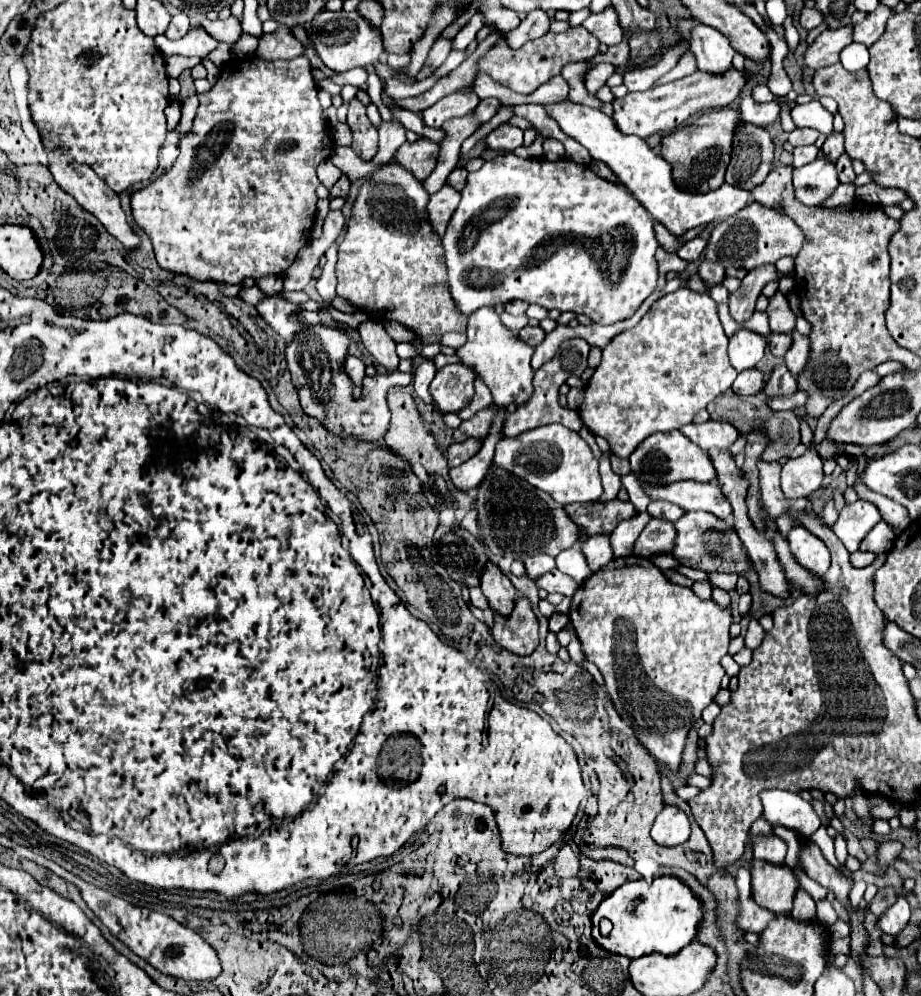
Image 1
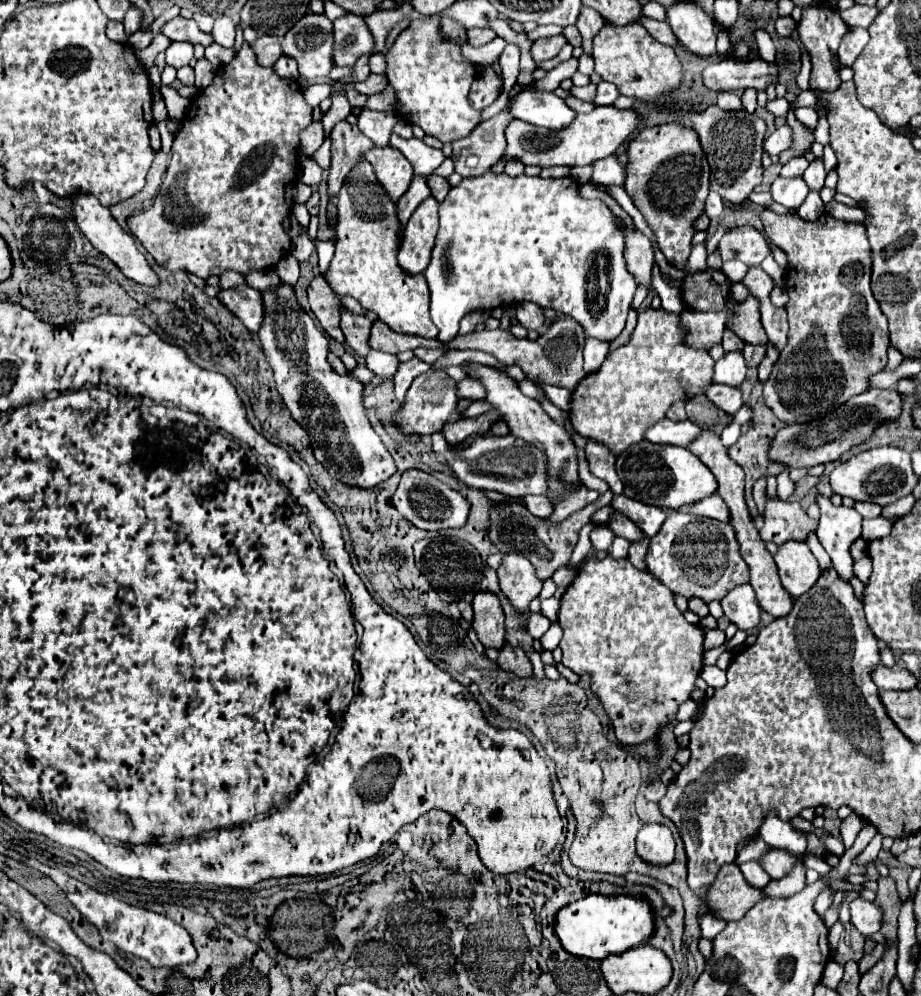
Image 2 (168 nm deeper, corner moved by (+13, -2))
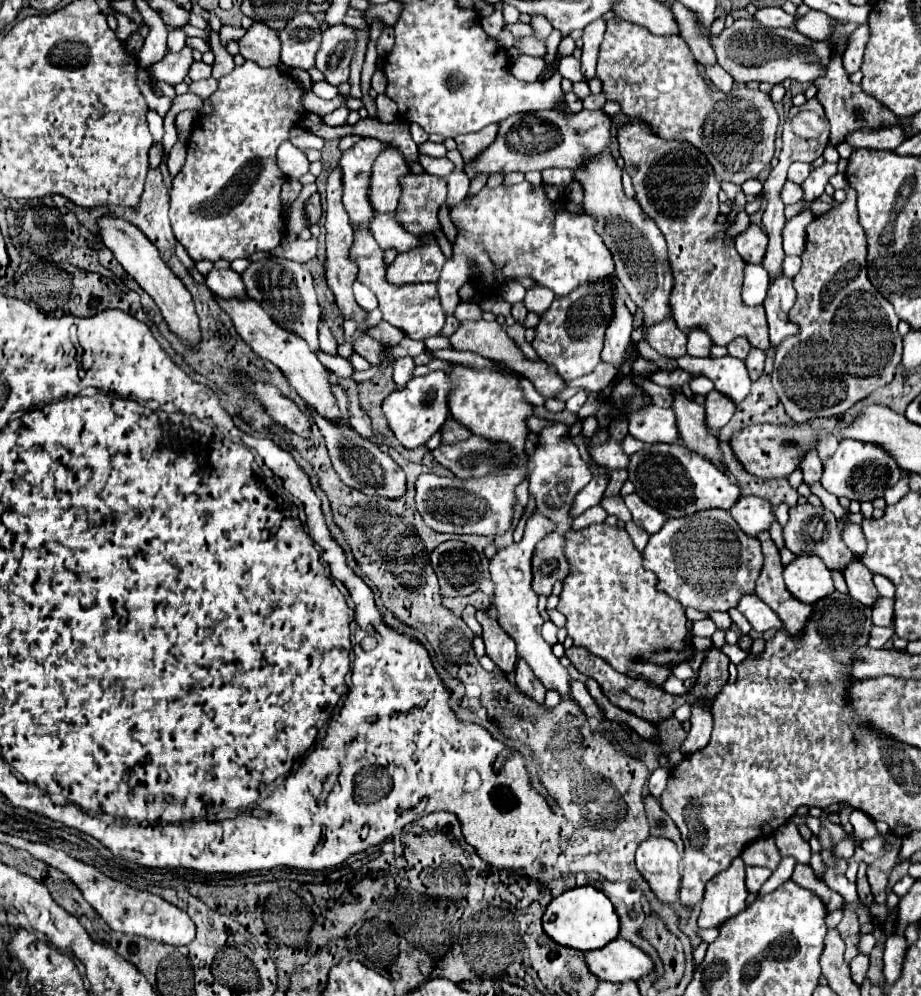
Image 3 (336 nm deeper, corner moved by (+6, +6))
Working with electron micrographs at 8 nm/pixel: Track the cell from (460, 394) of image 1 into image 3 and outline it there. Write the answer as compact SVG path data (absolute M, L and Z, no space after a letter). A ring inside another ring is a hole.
M435 370L425 376L411 378L405 388L399 388L385 398L383 412L389 420L391 430L397 436L397 440L405 448L417 448L417 446L425 444L443 426L443 422L449 416L449 404L447 404L449 394L451 394L449 376L443 370Z

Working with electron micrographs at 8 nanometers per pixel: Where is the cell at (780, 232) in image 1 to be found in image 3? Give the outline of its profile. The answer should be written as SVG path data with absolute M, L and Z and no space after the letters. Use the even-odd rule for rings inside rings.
M755 222L749 224L749 228L735 238L735 248L745 262L761 264L761 260L765 256L765 248L767 248L765 230Z

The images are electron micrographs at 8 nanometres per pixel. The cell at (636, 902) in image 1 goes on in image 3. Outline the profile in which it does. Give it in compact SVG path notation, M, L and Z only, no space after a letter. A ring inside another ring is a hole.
M577 886L549 902L543 914L543 928L561 946L591 952L603 948L605 944L619 936L619 916L615 914L611 900L599 888Z

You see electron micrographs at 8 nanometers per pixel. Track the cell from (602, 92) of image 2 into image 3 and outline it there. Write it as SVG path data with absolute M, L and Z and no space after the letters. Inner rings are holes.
M599 92L599 94L591 94L591 96L587 96L587 98L583 100L583 108L589 108L589 110L597 110L597 108L601 108L605 102L607 102L607 98L605 98L605 92Z

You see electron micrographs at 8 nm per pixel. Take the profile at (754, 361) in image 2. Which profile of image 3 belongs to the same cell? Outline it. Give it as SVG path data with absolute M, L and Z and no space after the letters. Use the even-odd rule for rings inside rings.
M753 348L749 352L749 356L745 358L745 364L749 368L749 376L751 376L753 382L763 374L763 362L765 362L765 352L759 350L759 348Z

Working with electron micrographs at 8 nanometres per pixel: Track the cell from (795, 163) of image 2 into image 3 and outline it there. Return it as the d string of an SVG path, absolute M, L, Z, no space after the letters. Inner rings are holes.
M793 162L791 166L789 166L789 180L793 180L795 184L803 184L803 180L809 176L809 172L811 172L811 164L809 162Z

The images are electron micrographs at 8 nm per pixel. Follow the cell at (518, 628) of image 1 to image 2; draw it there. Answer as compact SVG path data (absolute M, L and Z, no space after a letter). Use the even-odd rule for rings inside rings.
M504 644L504 648L500 650L500 656L498 656L498 666L506 672L512 672L516 678L532 676L532 666L522 648L514 650L508 644Z

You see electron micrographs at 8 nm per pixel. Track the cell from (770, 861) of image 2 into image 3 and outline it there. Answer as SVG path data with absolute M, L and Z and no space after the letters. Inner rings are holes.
M767 836L763 840L755 840L755 844L747 844L747 848L741 852L741 858L749 866L767 866L775 870L781 862L781 852L775 844L775 838Z

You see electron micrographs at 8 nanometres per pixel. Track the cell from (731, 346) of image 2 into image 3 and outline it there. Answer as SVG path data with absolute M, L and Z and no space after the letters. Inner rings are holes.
M737 336L737 338L727 346L727 350L729 350L731 356L747 358L747 354L749 354L749 350L751 350L751 344L749 344L749 340L747 340L745 336Z

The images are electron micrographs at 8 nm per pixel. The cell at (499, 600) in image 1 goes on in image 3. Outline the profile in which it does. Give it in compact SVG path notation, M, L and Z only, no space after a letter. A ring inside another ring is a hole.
M477 610L477 620L483 626L483 642L487 656L507 674L515 668L517 652L511 636L501 628L501 624L491 616L489 610Z

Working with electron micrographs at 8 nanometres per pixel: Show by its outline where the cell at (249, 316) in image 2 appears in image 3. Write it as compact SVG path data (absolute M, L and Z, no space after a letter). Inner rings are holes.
M213 268L207 276L205 276L205 284L211 288L211 292L219 298L239 298L239 300L245 300L249 298L247 296L247 290L245 290L245 284L243 284L243 278L241 274L237 274L235 270L227 268L227 270L217 270Z

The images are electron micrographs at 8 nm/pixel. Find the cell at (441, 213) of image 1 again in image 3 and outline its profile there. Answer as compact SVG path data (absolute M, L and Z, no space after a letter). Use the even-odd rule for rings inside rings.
M419 234L417 238L419 246L399 254L387 268L387 280L393 284L437 282L439 272L447 260L441 252L439 238L435 234Z

